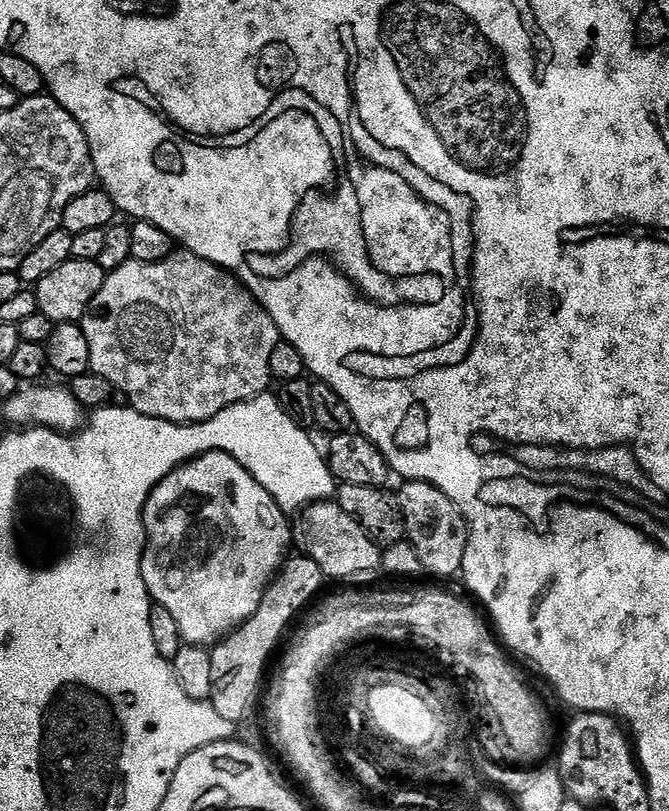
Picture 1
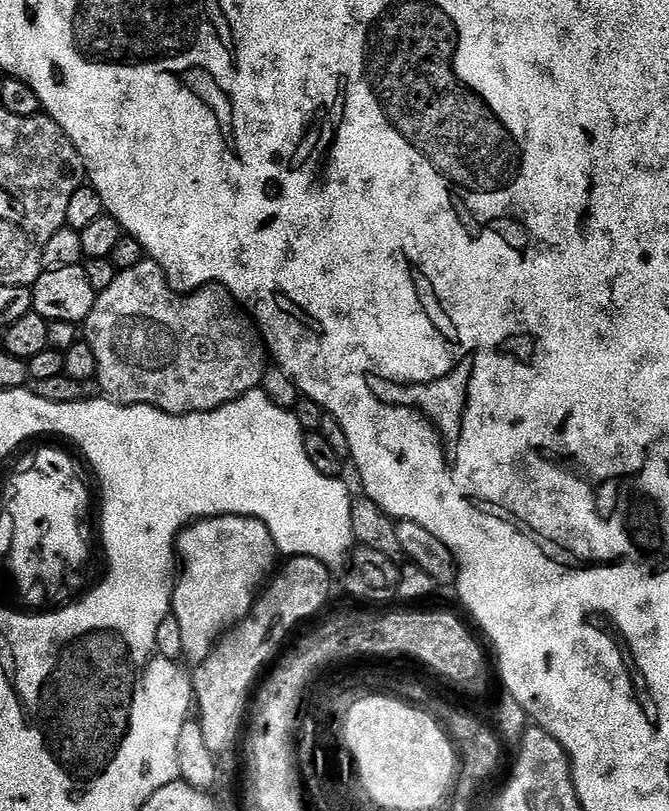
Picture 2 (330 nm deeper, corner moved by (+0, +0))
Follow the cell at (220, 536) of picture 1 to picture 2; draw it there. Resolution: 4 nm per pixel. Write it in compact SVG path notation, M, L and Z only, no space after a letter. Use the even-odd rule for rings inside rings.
M211 516L197 520L177 536L176 550L180 565L176 587L172 589L171 615L178 618L178 627L182 629L183 659L195 666L212 653L225 632L248 617L249 610L256 602L258 590L265 587L277 567L278 553L268 527L261 520L249 516Z

